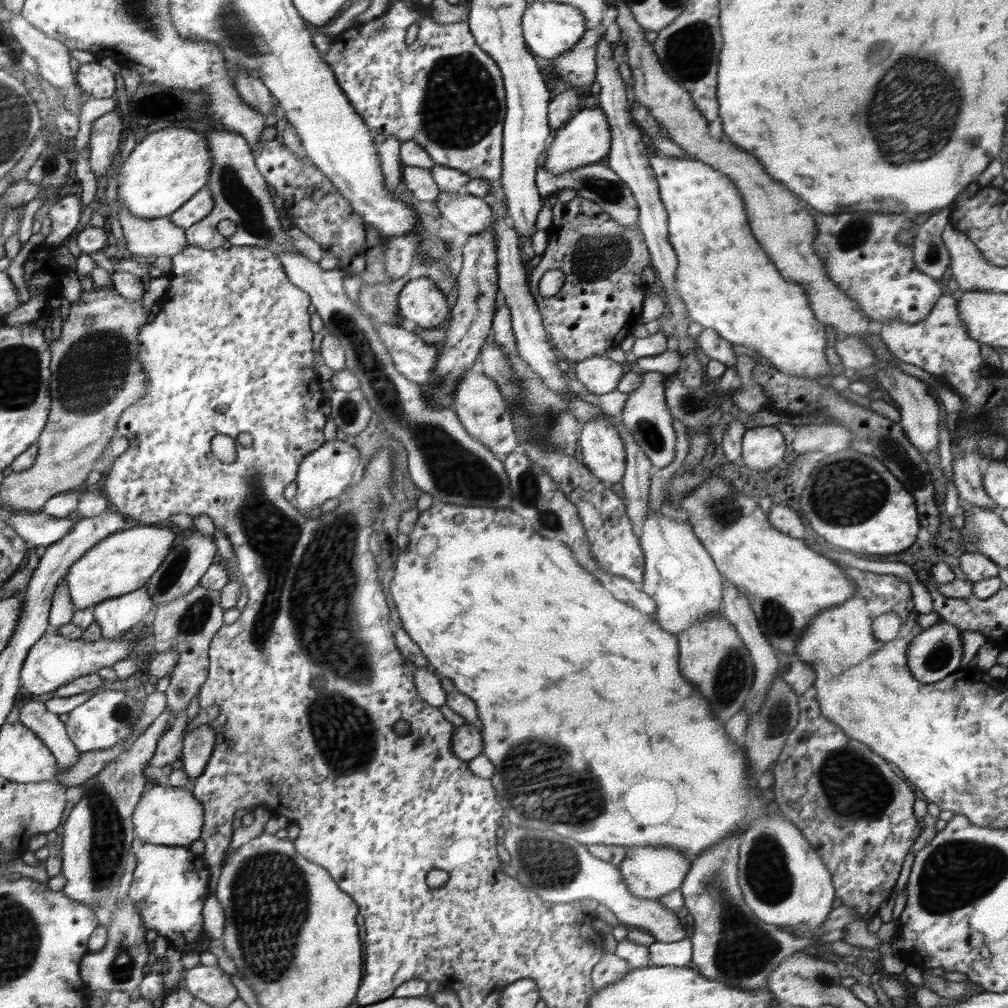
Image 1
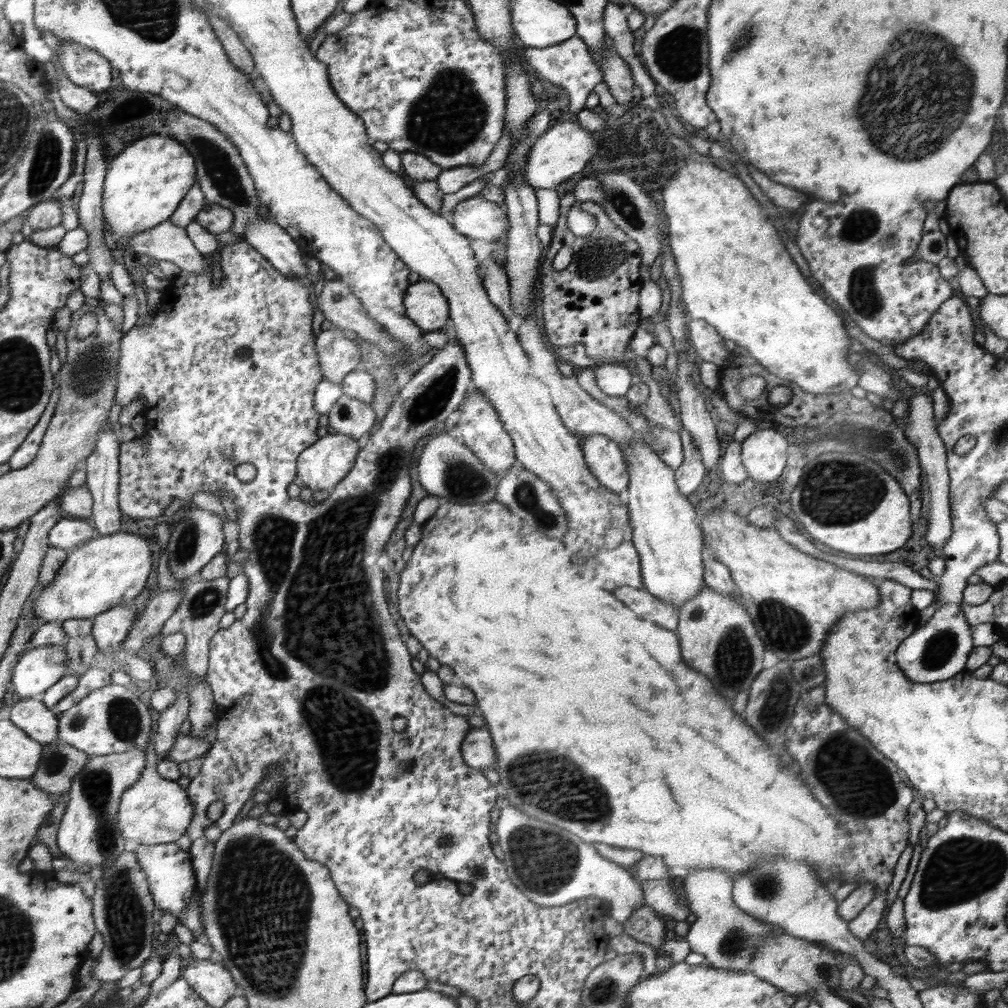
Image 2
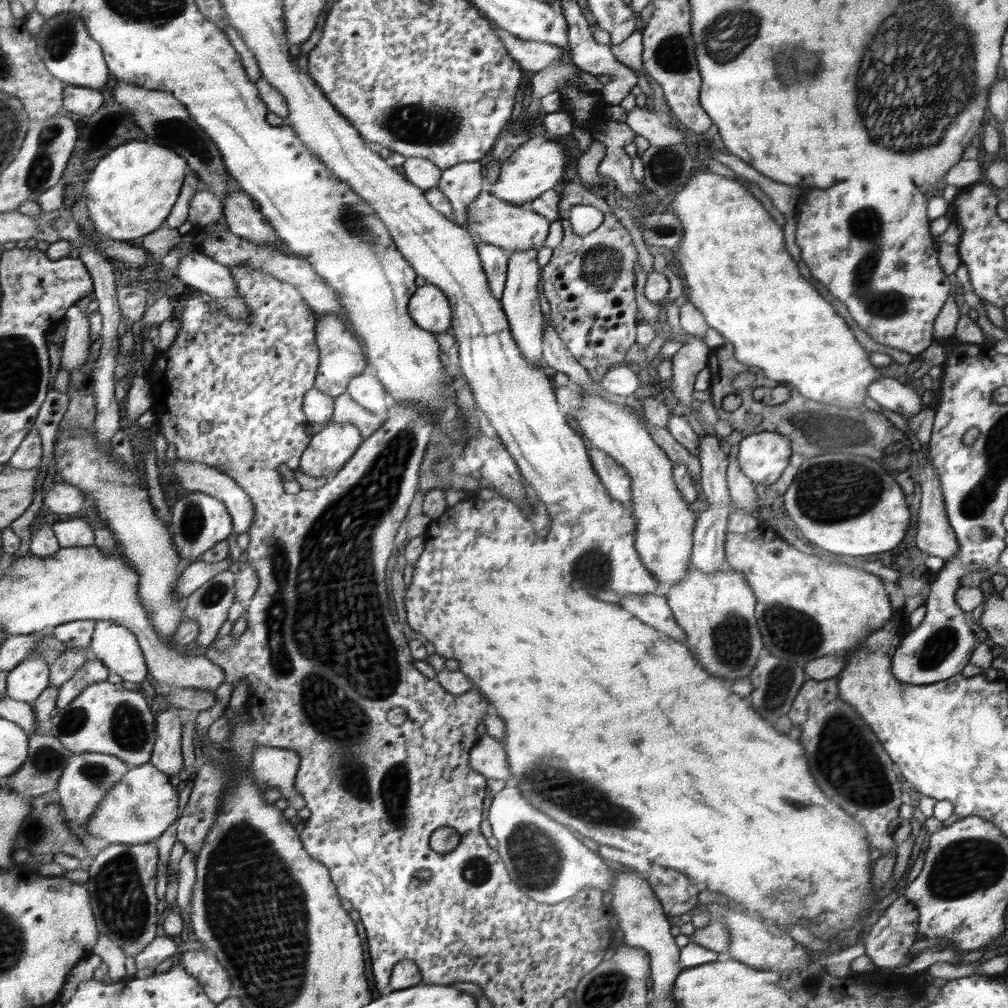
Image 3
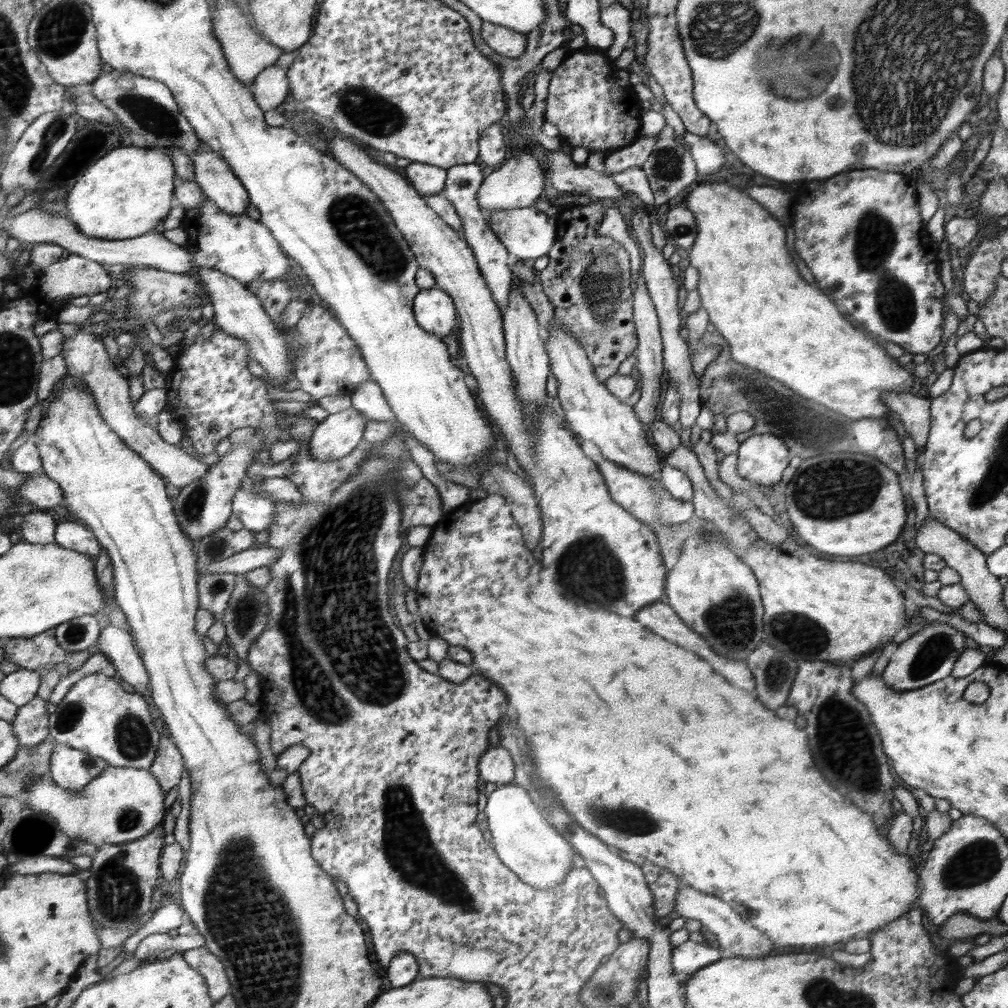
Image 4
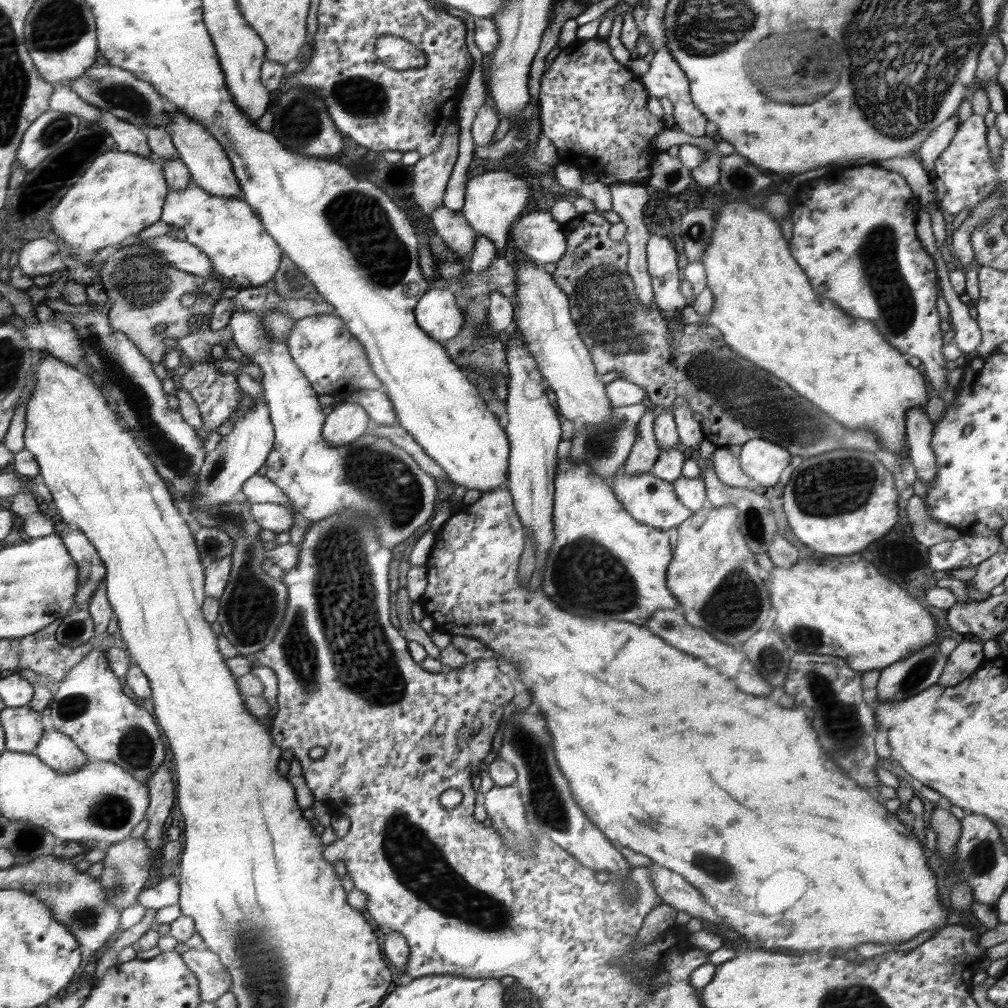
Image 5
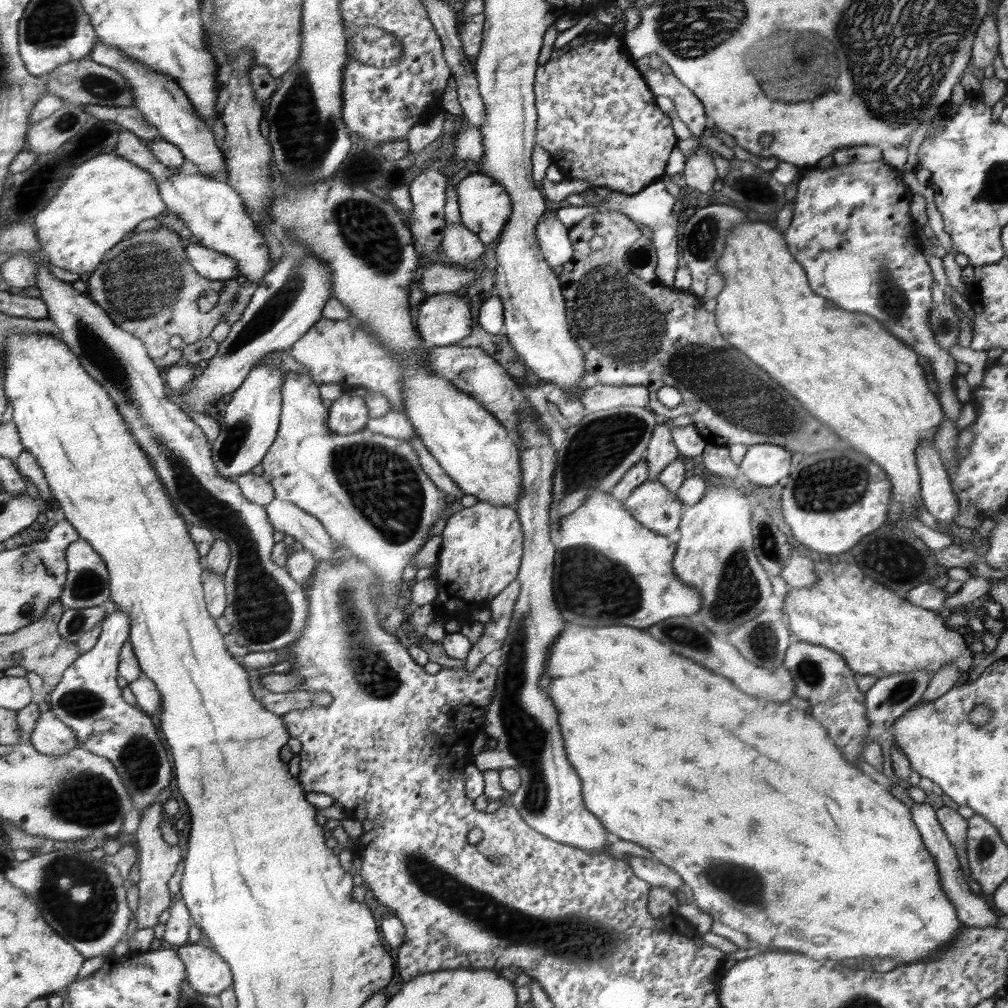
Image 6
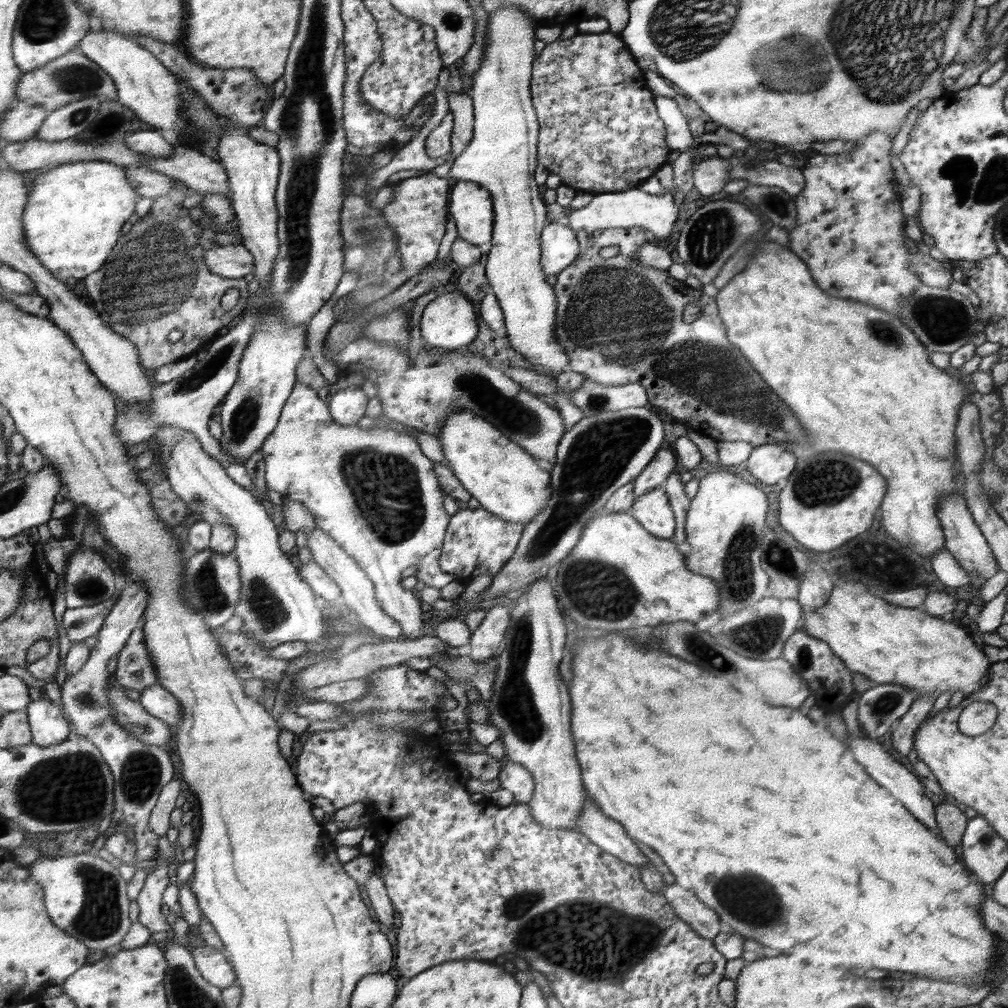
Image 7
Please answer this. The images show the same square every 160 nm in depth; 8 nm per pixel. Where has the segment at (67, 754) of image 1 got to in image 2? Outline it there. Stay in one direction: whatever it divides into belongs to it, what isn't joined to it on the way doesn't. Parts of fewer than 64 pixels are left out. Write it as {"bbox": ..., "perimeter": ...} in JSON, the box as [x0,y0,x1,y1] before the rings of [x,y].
{"bbox":[10,697,58,745],"perimeter":[[[40,697],[14,703],[10,710],[10,721],[41,745],[58,743],[58,717],[42,704]]]}

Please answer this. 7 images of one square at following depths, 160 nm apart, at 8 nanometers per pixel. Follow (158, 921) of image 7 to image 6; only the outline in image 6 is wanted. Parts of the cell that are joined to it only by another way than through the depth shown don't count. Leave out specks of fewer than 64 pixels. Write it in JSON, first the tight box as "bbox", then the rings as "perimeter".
{"bbox":[134,798,182,930],"perimeter":[[[158,798],[147,811],[141,812],[141,819],[139,827],[134,834],[136,846],[140,849],[140,859],[138,860],[138,872],[140,873],[139,900],[136,915],[137,930],[152,928],[158,924],[158,916],[169,908],[173,902],[174,896],[169,889],[170,878],[176,872],[176,866],[182,858],[182,850],[176,844],[170,846],[168,842],[163,839],[163,832],[160,830],[162,807]]]}

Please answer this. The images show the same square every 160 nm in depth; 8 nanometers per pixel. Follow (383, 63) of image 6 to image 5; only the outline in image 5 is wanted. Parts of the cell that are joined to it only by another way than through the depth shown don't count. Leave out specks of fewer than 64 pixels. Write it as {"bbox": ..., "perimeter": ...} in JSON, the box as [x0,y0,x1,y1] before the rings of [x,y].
{"bbox":[375,35,425,70],"perimeter":[[[382,35],[375,46],[375,55],[388,68],[408,70],[425,64],[424,54],[408,40],[394,35]]]}

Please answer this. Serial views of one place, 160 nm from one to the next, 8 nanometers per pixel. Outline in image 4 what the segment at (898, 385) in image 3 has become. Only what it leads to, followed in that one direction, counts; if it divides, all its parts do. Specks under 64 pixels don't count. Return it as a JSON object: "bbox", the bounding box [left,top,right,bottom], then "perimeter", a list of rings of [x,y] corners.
{"bbox":[884,393,931,450],"perimeter":[[[888,393],[884,403],[900,416],[905,432],[914,439],[918,449],[924,450],[929,437],[931,419],[931,398],[918,397],[908,393]]]}

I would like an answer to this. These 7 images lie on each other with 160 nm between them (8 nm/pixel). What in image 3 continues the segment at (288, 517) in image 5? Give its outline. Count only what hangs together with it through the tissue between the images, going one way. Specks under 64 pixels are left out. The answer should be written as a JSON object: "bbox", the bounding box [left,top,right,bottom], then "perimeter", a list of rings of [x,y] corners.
{"bbox":[174,459,254,534],"perimeter":[[[178,459],[174,461],[174,474],[188,491],[207,493],[222,500],[234,520],[237,534],[247,532],[253,521],[254,507],[251,498],[232,477],[216,467]]]}

